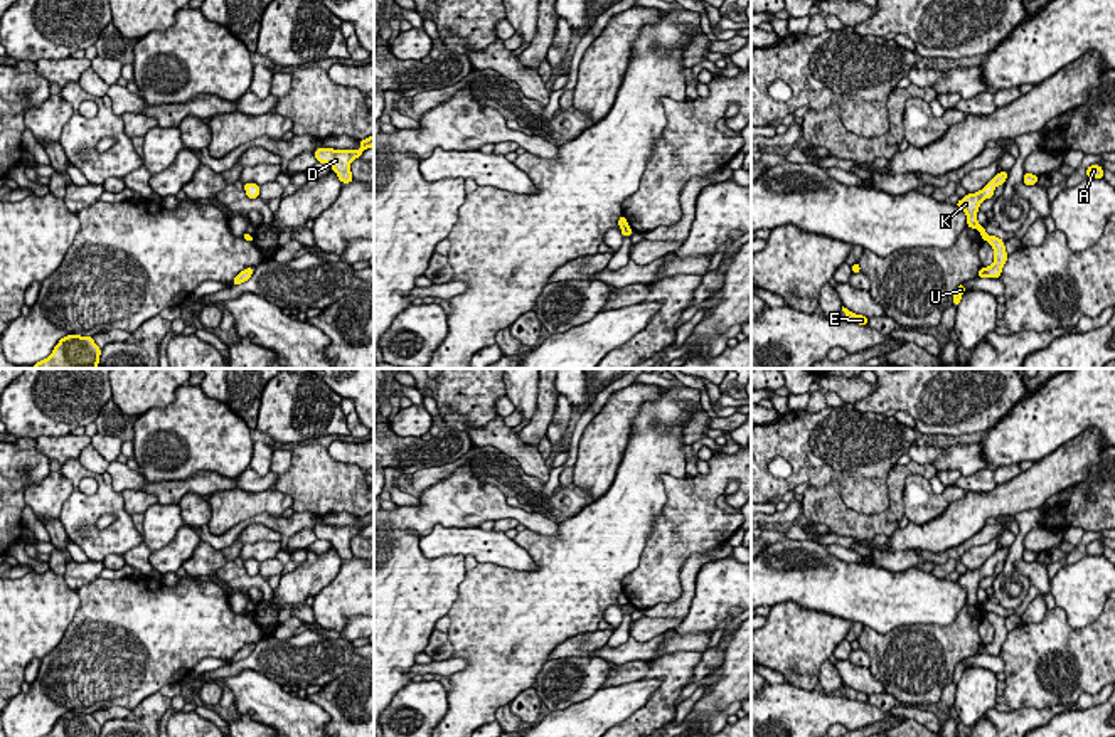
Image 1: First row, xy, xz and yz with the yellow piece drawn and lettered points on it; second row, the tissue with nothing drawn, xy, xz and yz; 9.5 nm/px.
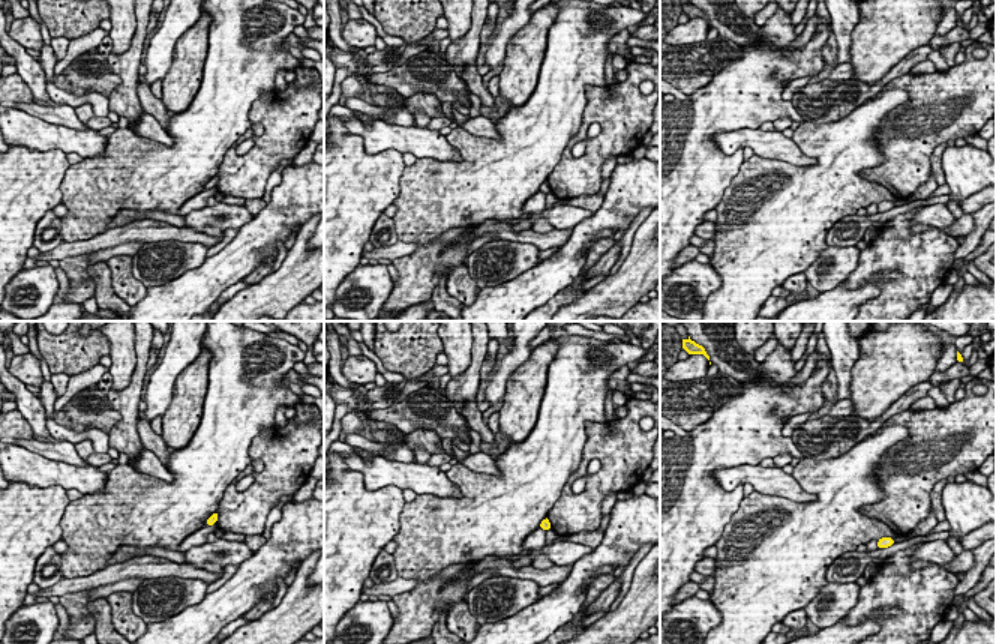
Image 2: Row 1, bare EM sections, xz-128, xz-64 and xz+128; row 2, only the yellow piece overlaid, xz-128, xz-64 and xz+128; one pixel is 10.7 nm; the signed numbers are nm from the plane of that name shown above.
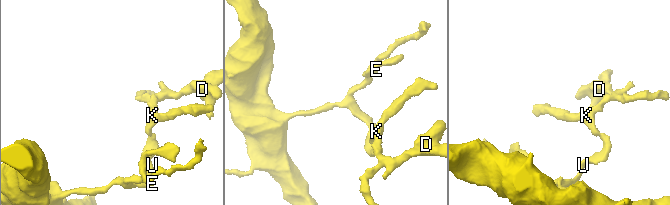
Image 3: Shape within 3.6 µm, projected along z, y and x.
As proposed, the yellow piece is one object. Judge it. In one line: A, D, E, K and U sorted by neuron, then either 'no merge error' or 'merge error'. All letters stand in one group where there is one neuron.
groups A D K / E U; merge error

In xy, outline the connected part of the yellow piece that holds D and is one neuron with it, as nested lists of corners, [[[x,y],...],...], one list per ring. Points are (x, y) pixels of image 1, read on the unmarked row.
[[[374,512],[365,517],[360,517],[359,520],[360,520],[359,527],[317,525],[315,535],[320,540],[330,542],[342,560],[350,560],[354,557],[350,549],[350,540],[355,535],[359,535],[364,527],[374,523]]]

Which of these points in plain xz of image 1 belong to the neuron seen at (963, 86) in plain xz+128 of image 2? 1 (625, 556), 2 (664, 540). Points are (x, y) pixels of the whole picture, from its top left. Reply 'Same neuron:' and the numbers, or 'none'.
Same neuron: 2

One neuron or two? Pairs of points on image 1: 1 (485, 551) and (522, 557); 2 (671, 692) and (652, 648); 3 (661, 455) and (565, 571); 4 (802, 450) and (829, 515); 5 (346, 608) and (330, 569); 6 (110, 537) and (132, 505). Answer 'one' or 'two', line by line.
1: one
2: two
3: one
4: two
5: two
6: two

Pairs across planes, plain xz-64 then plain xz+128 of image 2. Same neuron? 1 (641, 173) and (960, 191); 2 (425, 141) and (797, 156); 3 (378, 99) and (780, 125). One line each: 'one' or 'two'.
1: one
2: one
3: two

